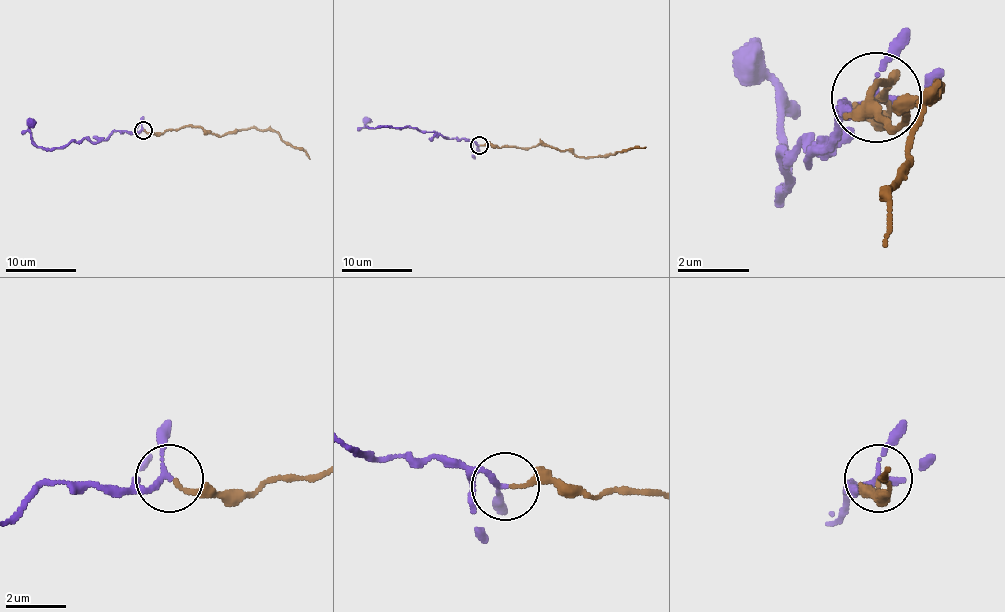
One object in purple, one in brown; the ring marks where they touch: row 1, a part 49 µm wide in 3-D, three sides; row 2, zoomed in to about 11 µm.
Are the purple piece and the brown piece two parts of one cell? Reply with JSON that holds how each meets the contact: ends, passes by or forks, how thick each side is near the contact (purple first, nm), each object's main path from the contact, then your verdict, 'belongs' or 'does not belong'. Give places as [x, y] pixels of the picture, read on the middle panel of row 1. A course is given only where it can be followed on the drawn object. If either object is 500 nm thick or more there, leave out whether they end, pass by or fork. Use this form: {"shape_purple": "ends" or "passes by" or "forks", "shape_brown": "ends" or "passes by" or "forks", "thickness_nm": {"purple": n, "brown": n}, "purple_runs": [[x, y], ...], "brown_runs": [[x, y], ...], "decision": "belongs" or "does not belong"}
{"shape_purple": "passes by", "shape_brown": "ends", "thickness_nm": {"purple": 160, "brown": 150}, "purple_runs": [[479, 145], [450, 139], [414, 127], [377, 125], [370, 129], [365, 125], [369, 120]], "brown_runs": [[479, 145], [531, 148], [546, 145], [559, 150], [571, 150], [578, 157], [608, 157], [629, 148], [645, 146]], "decision": "belongs"}

